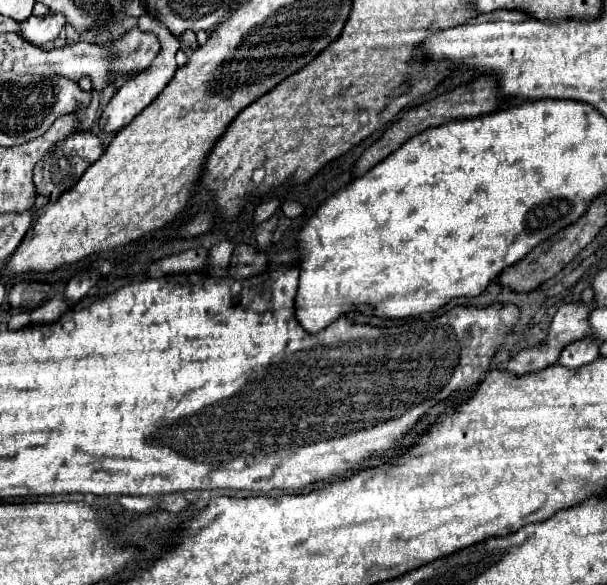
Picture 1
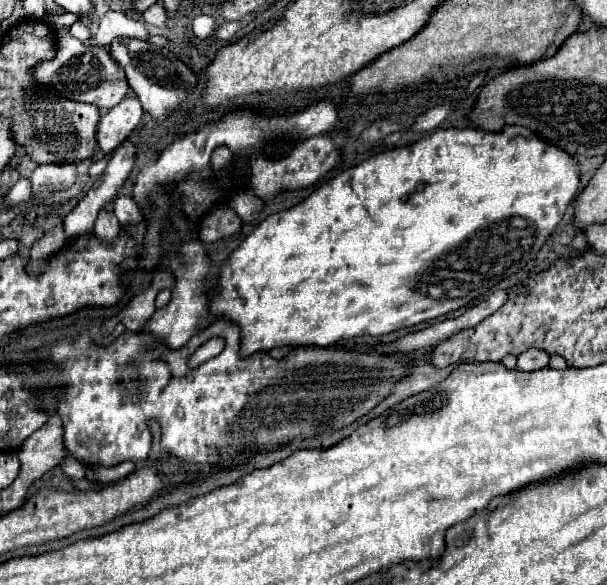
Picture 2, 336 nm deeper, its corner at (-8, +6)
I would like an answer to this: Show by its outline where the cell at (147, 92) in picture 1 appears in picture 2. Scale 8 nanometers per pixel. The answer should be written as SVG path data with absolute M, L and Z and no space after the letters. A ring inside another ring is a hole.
M126 97L116 107L112 107L98 123L98 147L102 153L114 151L128 135L138 127L144 109L136 97Z

